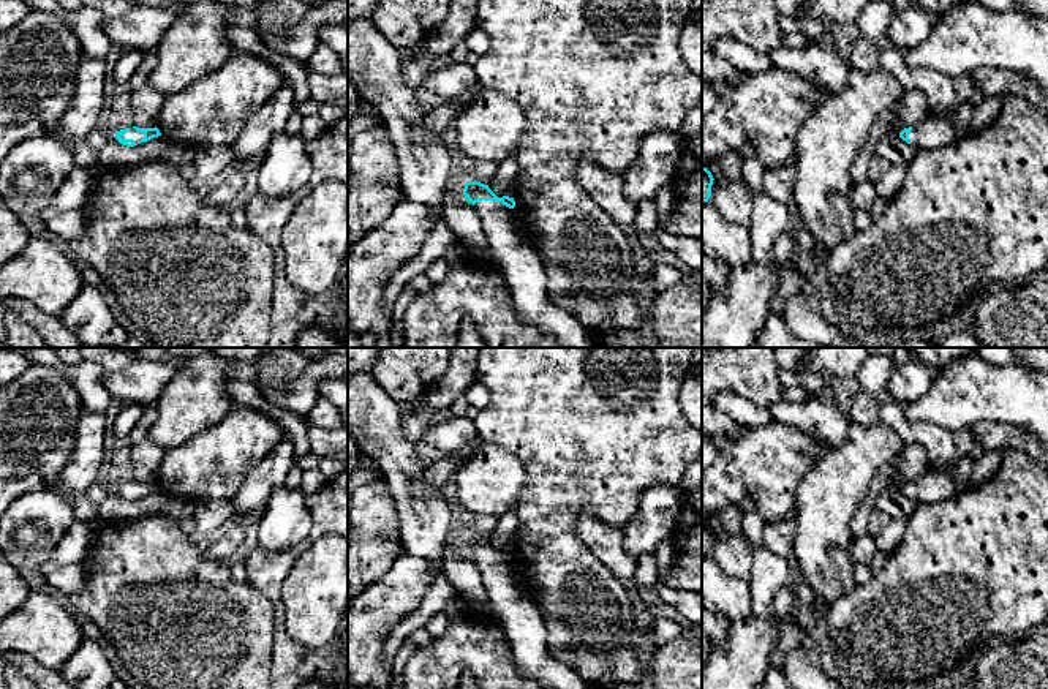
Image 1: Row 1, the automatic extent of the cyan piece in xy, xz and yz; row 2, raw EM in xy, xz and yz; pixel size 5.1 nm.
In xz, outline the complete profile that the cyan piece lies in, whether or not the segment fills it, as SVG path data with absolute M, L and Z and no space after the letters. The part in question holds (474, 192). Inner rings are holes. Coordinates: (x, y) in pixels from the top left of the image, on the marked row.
M466 182L463 194L479 212L492 261L507 283L517 316L552 333L556 348L594 348L593 333L550 300L542 261L517 226L514 198L498 198L481 182Z

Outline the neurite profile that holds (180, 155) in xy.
M171 144L169 145L169 161L179 168L190 164L193 163L196 152L198 152L198 147L193 147L193 145Z

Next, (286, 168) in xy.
M286 130L275 133L256 172L256 188L264 198L285 198L300 190L311 175L303 137Z

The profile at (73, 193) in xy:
M74 166L49 204L41 210L40 218L46 221L58 213L82 209L90 196L90 188L92 177L89 171Z

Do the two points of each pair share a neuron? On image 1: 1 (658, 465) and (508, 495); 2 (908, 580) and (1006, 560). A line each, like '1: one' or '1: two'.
1: two
2: one

